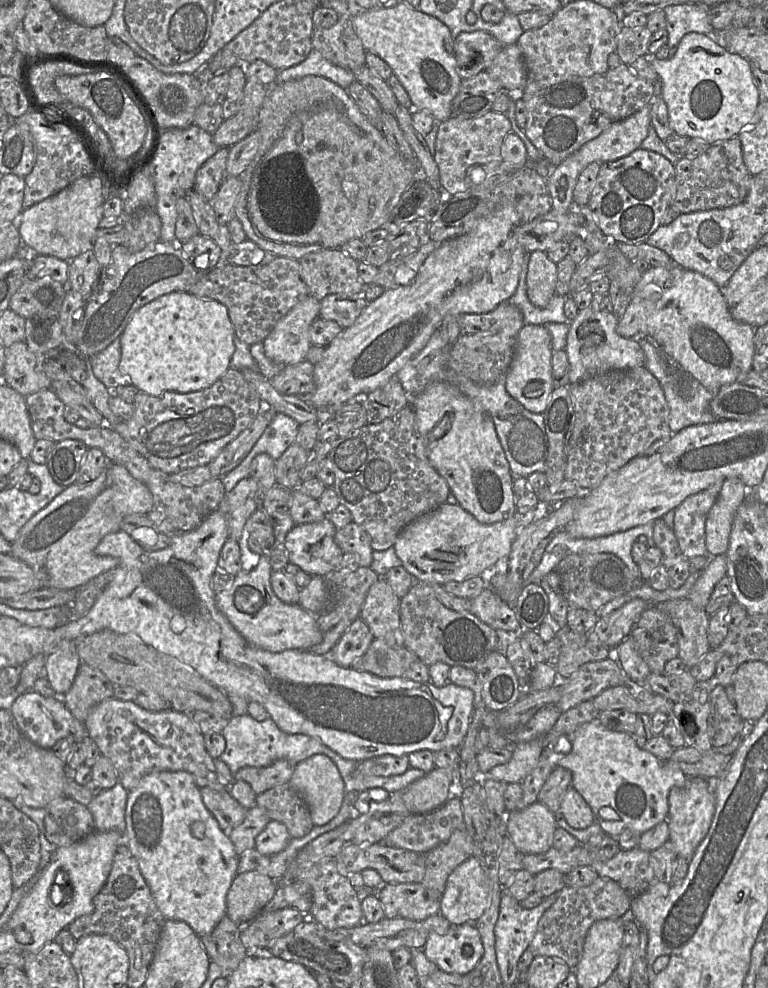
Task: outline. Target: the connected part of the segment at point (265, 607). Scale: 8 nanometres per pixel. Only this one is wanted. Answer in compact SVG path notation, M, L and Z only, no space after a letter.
M269 552L262 554L253 570L242 570L234 577L231 587L216 593L216 605L244 639L255 647L270 652L309 650L323 640L317 615L304 610L299 604L282 602L271 586L272 571Z

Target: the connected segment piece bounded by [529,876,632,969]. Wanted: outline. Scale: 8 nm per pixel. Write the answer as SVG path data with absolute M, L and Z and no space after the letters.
M598 877L583 887L565 886L555 903L541 917L529 949L536 956L562 959L571 969L575 968L583 954L583 944L593 923L603 919L621 918L631 906L632 897L614 880Z

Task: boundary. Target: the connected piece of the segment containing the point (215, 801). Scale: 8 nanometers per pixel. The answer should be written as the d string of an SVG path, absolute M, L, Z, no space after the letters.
M208 787L200 788L205 807L218 822L220 828L228 835L245 819L247 810L229 793L229 788L217 791Z

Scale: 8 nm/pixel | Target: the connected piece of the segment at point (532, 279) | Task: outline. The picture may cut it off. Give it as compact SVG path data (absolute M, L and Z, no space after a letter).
M545 252L530 253L526 276L526 292L530 302L544 308L556 294L557 265Z

